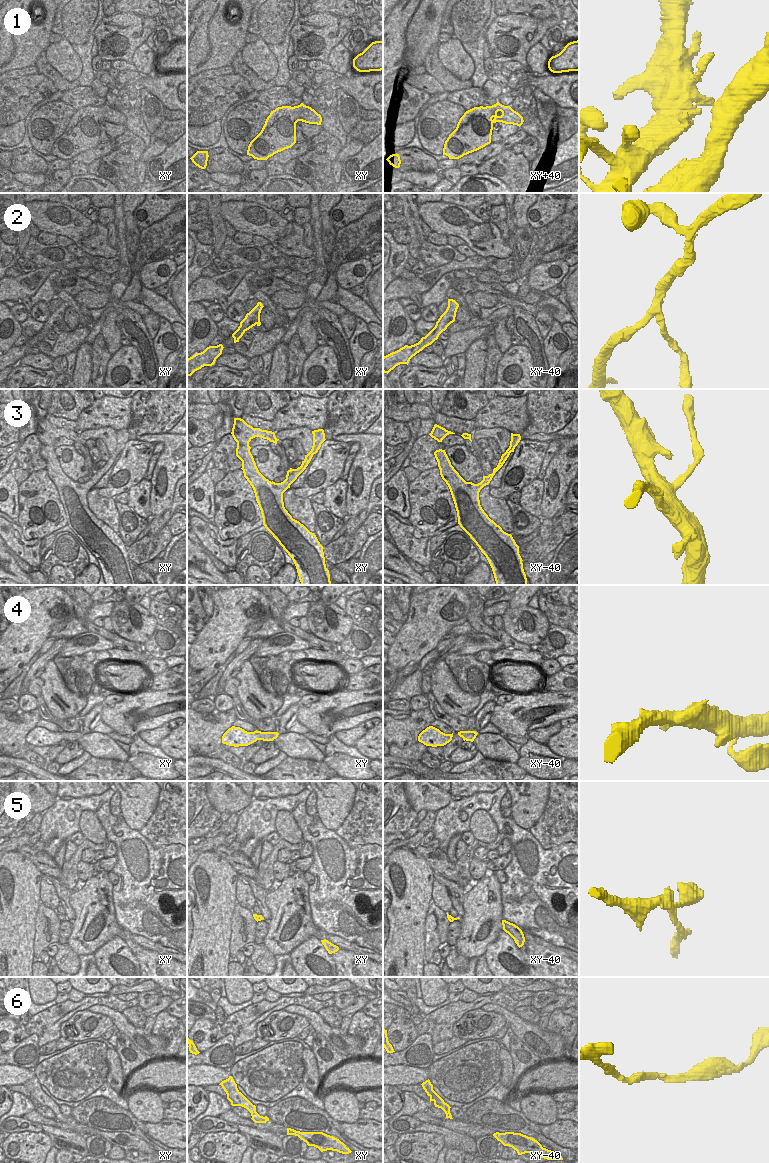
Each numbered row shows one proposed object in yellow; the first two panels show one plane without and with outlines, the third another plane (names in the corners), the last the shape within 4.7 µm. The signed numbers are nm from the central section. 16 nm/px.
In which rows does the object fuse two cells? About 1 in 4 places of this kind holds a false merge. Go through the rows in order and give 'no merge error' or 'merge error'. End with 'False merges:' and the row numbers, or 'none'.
1: no merge error
2: merge error
3: no merge error
4: no merge error
5: no merge error
6: no merge error
False merges: 2

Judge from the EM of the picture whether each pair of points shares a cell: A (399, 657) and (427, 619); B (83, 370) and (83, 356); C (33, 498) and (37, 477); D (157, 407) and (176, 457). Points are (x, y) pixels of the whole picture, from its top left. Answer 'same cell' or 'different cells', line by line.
A: same cell
B: same cell
C: same cell
D: different cells

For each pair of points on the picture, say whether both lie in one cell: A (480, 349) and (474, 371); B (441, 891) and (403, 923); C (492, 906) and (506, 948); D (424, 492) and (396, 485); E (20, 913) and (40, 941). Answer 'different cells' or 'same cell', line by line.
A: same cell
B: different cells
C: different cells
D: different cells
E: different cells

